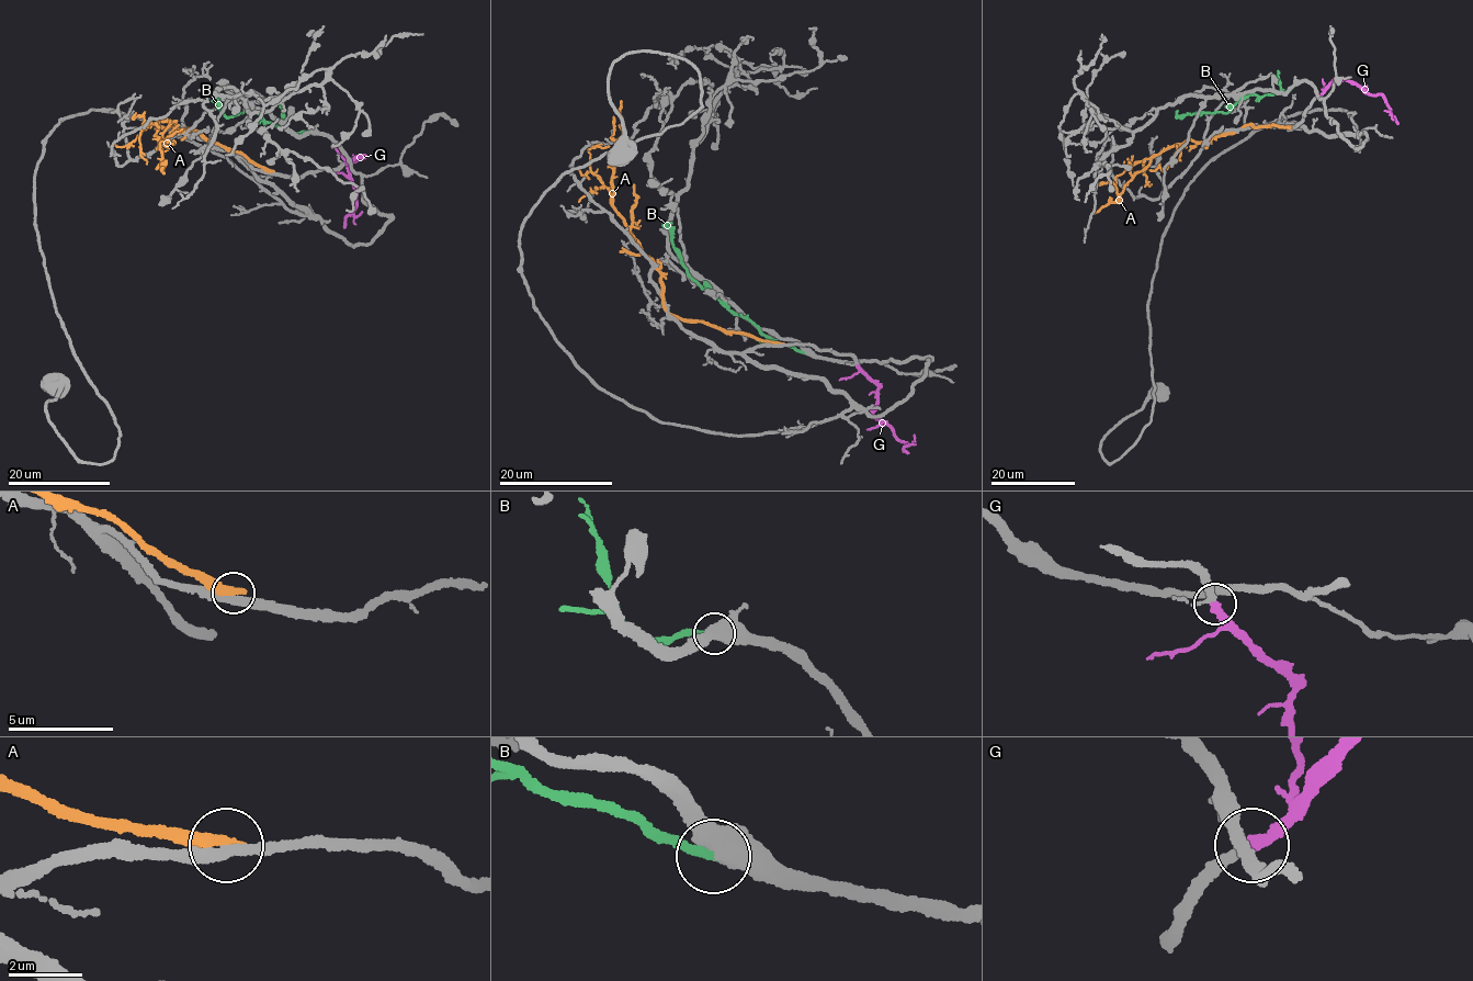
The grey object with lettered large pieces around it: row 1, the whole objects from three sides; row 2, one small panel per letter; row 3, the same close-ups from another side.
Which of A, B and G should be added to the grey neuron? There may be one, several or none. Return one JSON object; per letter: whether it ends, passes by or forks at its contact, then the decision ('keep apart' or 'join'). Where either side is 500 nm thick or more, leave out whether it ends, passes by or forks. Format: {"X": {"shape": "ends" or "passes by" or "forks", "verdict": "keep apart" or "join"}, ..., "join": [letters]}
{"A": {"shape": "ends", "verdict": "keep apart"}, "B": {"verdict": "keep apart"}, "G": {"shape": "ends", "verdict": "join"}, "join": ["G"]}

